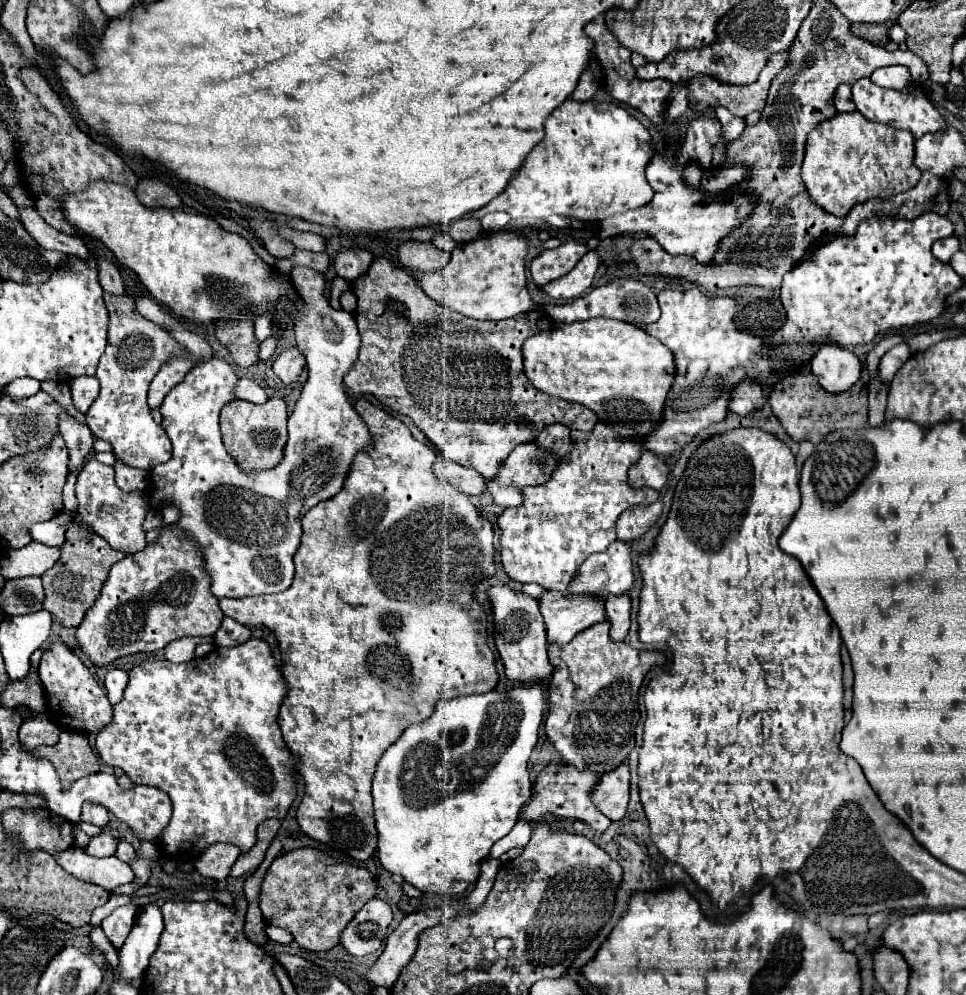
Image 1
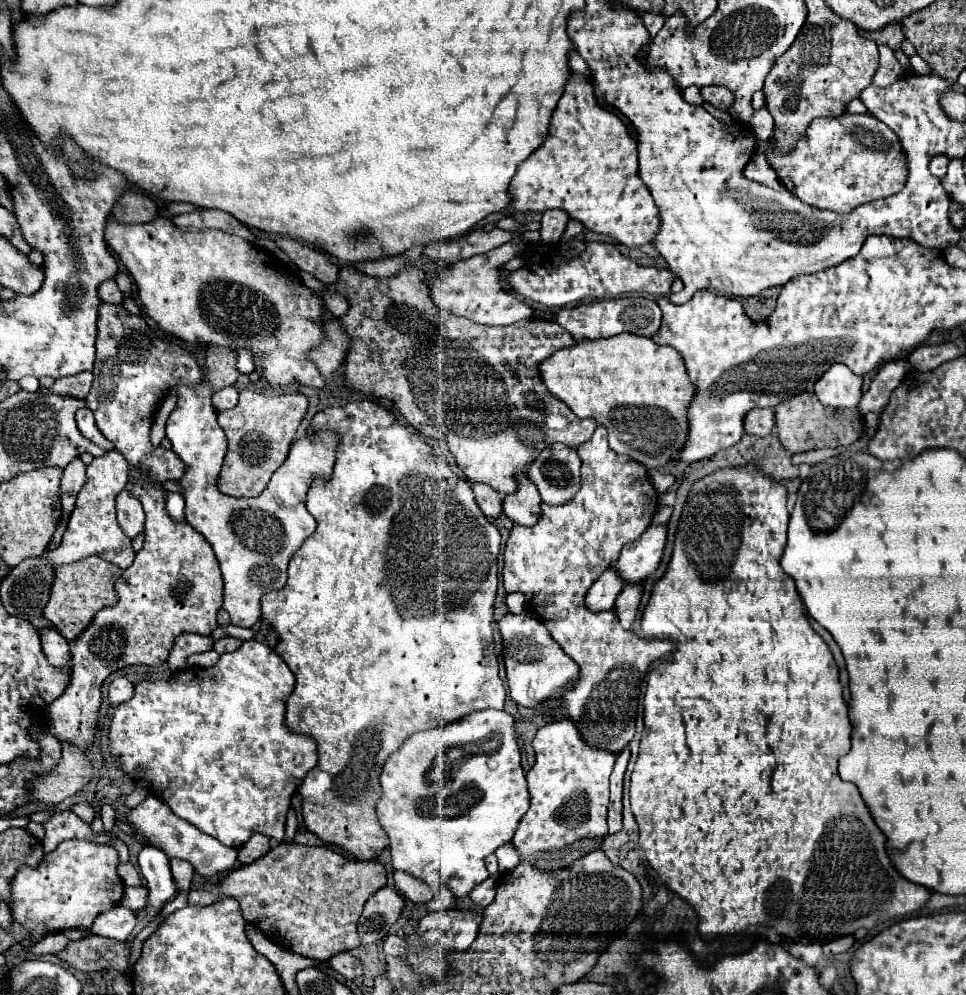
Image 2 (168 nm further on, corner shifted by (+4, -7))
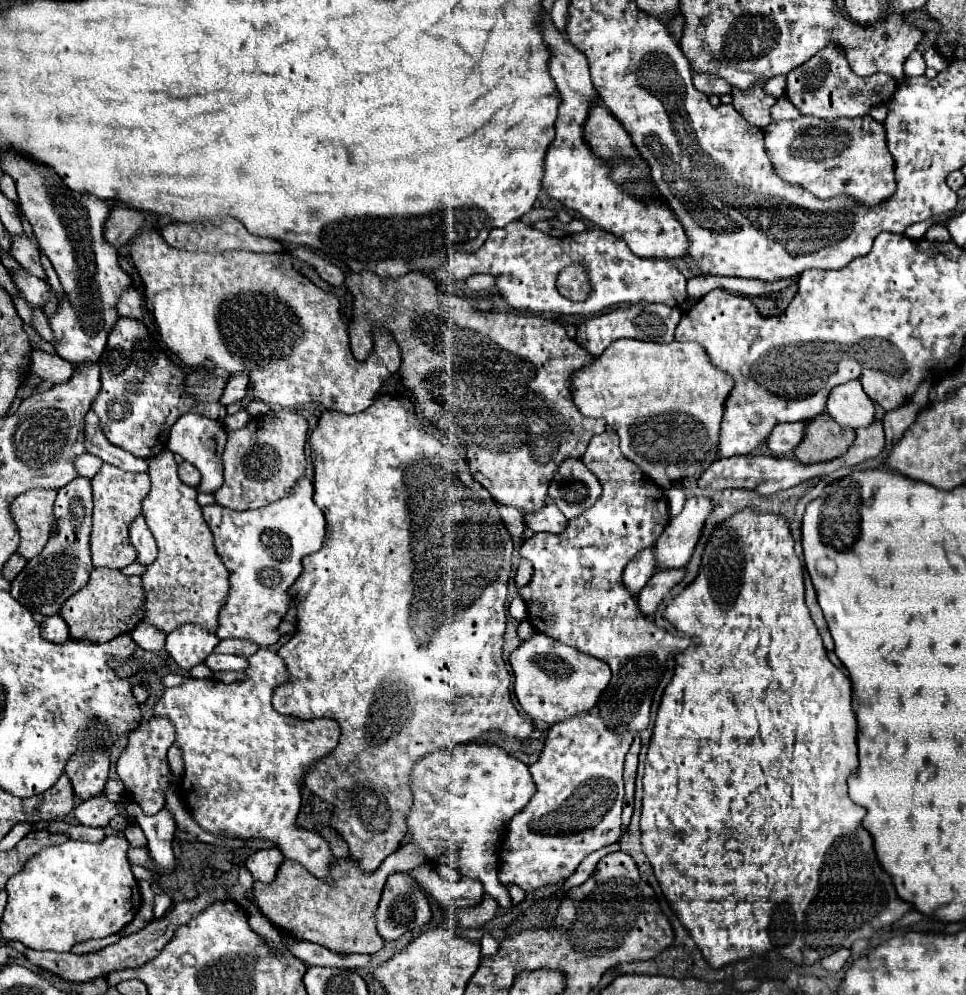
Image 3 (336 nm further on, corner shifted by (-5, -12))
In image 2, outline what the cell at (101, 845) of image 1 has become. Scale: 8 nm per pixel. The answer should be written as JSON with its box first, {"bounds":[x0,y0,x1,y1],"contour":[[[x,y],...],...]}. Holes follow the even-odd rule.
{"bounds":[10,839,124,943],"contour":[[[78,839],[62,841],[54,851],[42,857],[40,865],[20,867],[14,875],[10,899],[14,921],[30,931],[32,943],[64,929],[90,929],[100,913],[122,901],[124,883],[116,867],[118,851],[114,847]]]}

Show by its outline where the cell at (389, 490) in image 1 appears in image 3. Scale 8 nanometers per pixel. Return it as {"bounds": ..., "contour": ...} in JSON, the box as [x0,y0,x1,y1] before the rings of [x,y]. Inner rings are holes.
{"bounds":[273,396,533,872],"contour":[[[377,396],[367,410],[351,416],[343,412],[327,410],[319,418],[317,428],[311,432],[309,442],[311,442],[311,456],[315,454],[313,456],[313,464],[315,464],[313,500],[325,514],[327,534],[321,550],[303,558],[303,572],[297,578],[297,582],[289,588],[289,596],[297,600],[297,632],[287,644],[279,648],[279,656],[285,660],[289,670],[289,682],[275,690],[273,708],[277,712],[289,712],[299,720],[331,718],[339,724],[341,738],[337,748],[319,764],[309,768],[309,774],[305,776],[305,786],[321,800],[337,802],[335,814],[333,814],[333,828],[349,844],[351,858],[359,860],[363,864],[363,870],[371,872],[371,870],[377,870],[379,864],[399,848],[403,836],[407,834],[405,816],[411,806],[409,772],[421,756],[429,754],[431,750],[453,748],[467,740],[477,740],[477,738],[481,740],[487,732],[493,732],[493,730],[509,736],[517,736],[517,738],[527,738],[533,732],[533,724],[519,716],[511,700],[511,676],[501,656],[513,542],[511,542],[511,534],[503,526],[495,500],[479,482],[473,480],[467,460],[455,448],[443,446],[421,426],[415,414],[415,406],[407,398]]]}

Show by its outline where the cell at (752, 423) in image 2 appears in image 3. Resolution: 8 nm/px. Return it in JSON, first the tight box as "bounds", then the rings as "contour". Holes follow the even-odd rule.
{"bounds":[767,422,805,456],"contour":[[[783,422],[783,424],[775,426],[775,430],[769,434],[767,448],[775,456],[791,454],[795,450],[795,446],[801,442],[803,430],[805,430],[805,424],[803,422],[793,422],[793,424],[791,422]]]}

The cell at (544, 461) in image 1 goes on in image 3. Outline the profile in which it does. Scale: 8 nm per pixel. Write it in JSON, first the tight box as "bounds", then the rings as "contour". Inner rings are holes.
{"bounds":[525,502,567,534],"contour":[[[549,502],[541,510],[527,514],[525,516],[525,524],[533,532],[553,532],[553,534],[559,534],[567,526],[567,518],[563,518],[561,510],[553,502]]]}

